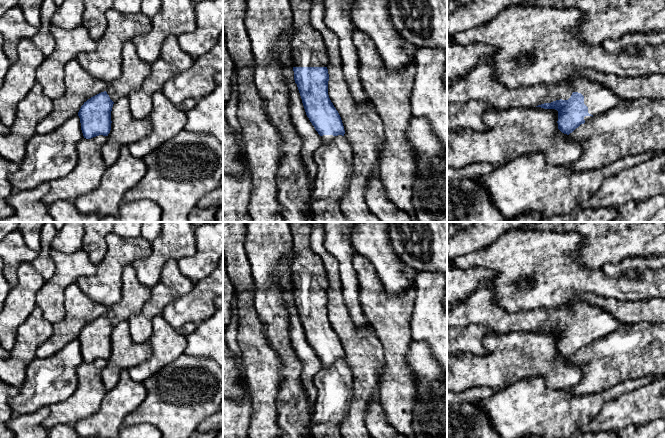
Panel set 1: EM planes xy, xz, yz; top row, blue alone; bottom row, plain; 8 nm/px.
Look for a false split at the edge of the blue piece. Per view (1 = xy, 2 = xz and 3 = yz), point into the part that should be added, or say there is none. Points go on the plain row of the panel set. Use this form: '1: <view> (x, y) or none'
1: xy (134, 294)
2: xz (308, 273)
3: yz (480, 308)

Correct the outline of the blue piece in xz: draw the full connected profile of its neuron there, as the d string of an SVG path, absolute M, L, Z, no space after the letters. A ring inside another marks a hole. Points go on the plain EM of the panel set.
M288 222L293 238L294 258L291 261L294 304L297 308L307 341L321 360L321 367L330 367L345 354L341 341L328 319L328 276L322 258L311 246L311 222Z

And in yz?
M481 287L447 311L447 326L483 325L490 335L541 331L558 335L558 353L569 359L581 348L633 323L621 323L603 309L585 302L569 307L508 312L496 304L494 290Z

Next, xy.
M125 266L122 270L121 300L110 307L106 315L84 326L78 336L84 362L108 360L113 328L123 321L128 321L130 316L140 313L150 296L151 288L138 280L134 267Z

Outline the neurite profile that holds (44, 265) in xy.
M45 222L40 233L40 251L38 256L31 262L35 270L44 278L50 280L55 273L55 263L50 255L51 244L58 230L52 222Z

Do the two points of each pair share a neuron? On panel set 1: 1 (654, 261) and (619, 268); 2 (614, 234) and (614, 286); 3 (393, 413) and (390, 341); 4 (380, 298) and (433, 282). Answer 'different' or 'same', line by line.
1: same
2: different
3: same
4: different

